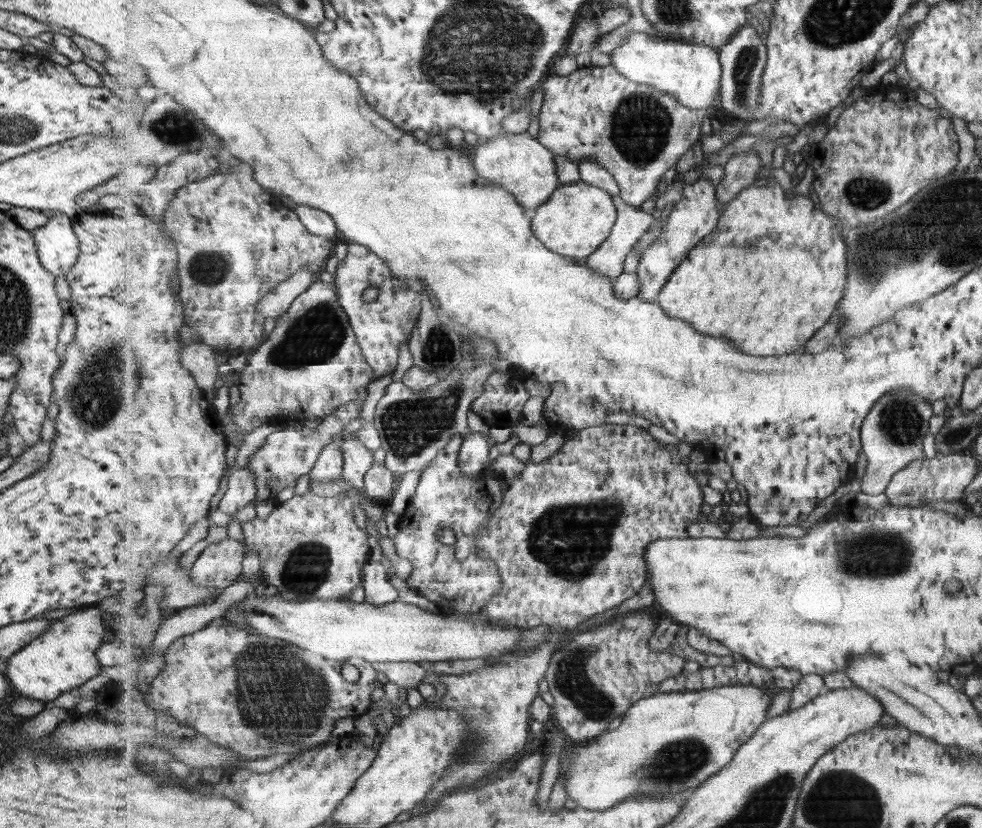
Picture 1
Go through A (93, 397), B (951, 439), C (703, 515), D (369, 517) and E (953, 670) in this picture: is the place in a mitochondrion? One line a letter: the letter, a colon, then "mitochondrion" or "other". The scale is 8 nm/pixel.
A: mitochondrion
B: mitochondrion
C: other
D: other
E: other

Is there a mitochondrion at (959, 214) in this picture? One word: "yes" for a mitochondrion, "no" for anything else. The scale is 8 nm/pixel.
yes

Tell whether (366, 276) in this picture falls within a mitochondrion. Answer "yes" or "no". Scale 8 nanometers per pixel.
no

